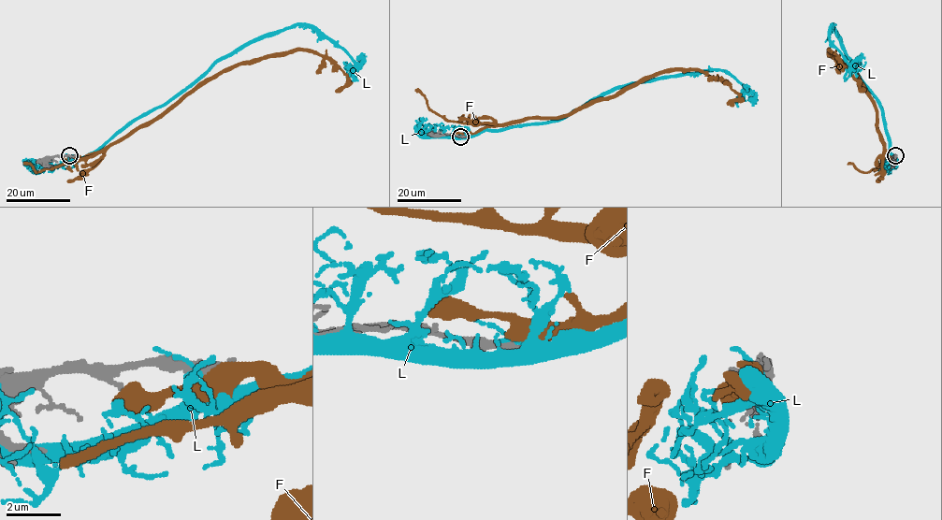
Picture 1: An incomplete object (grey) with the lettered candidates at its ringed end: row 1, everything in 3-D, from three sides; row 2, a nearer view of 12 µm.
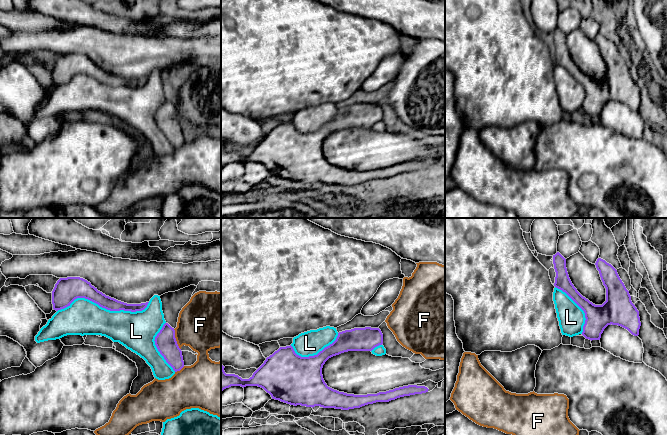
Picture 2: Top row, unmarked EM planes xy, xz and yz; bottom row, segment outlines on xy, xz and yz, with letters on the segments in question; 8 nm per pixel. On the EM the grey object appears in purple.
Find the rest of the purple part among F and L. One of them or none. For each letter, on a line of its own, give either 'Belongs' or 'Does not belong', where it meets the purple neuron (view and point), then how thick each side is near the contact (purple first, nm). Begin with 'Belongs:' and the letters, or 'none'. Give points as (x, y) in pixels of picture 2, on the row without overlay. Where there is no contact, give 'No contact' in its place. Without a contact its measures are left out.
Belongs: none
F: Does not belong. Touches purple at xy (175, 115). Thickness 170 nm (purple) against 400 nm
L: Does not belong. Touches purple at xy (103, 83). Thickness 160 nm (purple) against 280 nm

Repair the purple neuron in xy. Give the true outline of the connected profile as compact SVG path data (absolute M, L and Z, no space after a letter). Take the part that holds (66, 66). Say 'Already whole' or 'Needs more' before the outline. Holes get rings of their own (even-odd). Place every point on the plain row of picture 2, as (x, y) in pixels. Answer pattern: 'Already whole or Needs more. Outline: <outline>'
Already whole. Outline: M67 53L60 54L55 60L52 67L53 85L56 87L64 85L70 82L70 80L77 74L88 75L110 87L142 87L149 79L127 80L106 72L83 54Z

